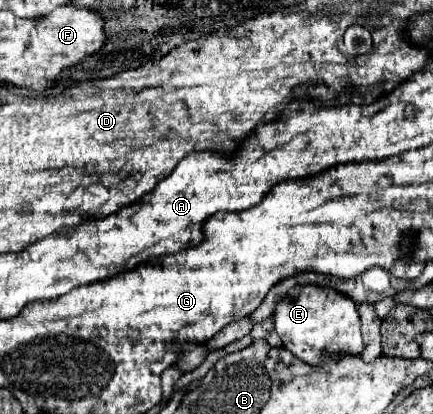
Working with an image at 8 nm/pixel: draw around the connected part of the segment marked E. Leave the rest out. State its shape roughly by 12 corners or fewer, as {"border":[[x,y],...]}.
{"border":[[295,286],[275,308],[283,346],[307,364],[361,354],[357,304]]}

